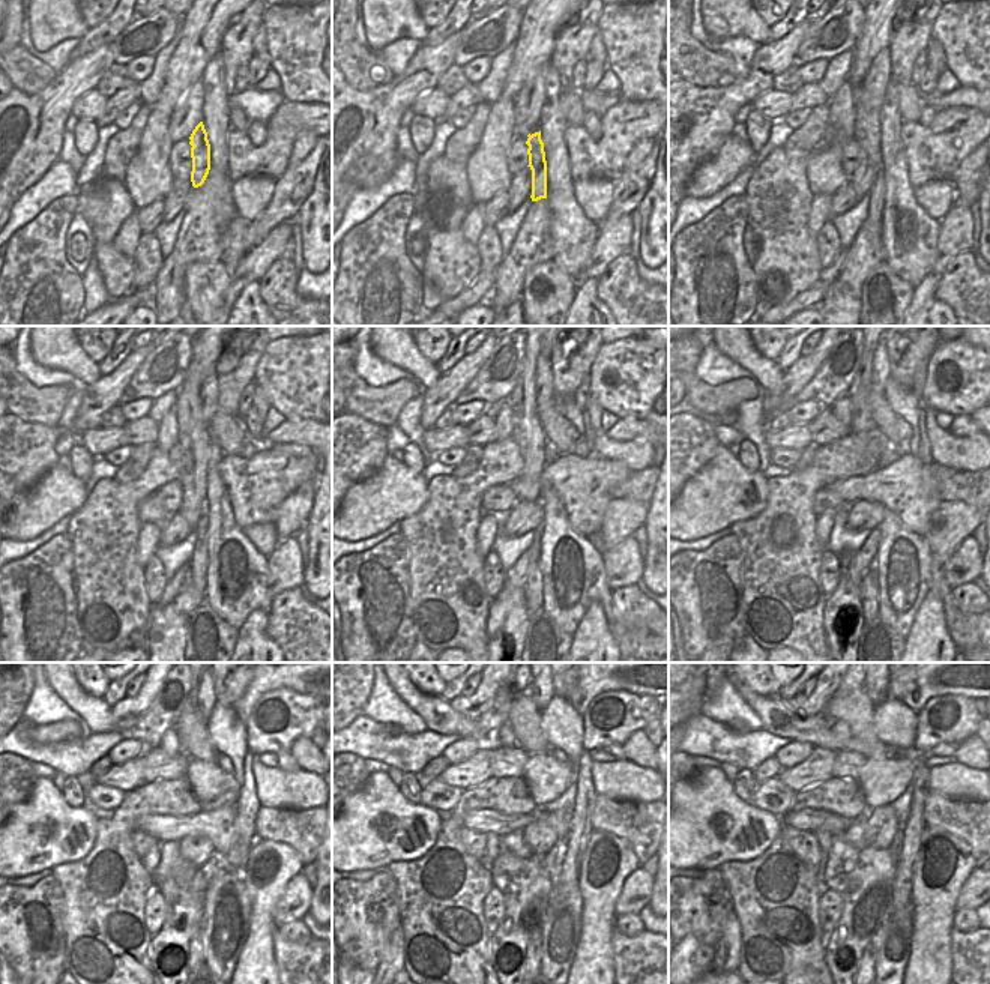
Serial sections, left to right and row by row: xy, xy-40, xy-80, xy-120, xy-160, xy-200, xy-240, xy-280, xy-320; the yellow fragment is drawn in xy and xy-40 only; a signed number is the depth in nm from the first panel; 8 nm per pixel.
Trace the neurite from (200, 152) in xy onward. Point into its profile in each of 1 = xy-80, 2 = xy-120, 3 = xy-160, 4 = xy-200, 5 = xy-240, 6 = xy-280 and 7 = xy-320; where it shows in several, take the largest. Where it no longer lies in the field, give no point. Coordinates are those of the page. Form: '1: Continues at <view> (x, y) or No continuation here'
1: Continues at xy-80 (873, 221)
2: Continues at xy-120 (199, 561)
3: Continues at xy-160 (534, 589)
4: Continues at xy-200 (869, 586)
5: Continues at xy-240 (197, 942)
6: Continues at xy-280 (531, 968)
7: Continues at xy-320 (867, 966).

